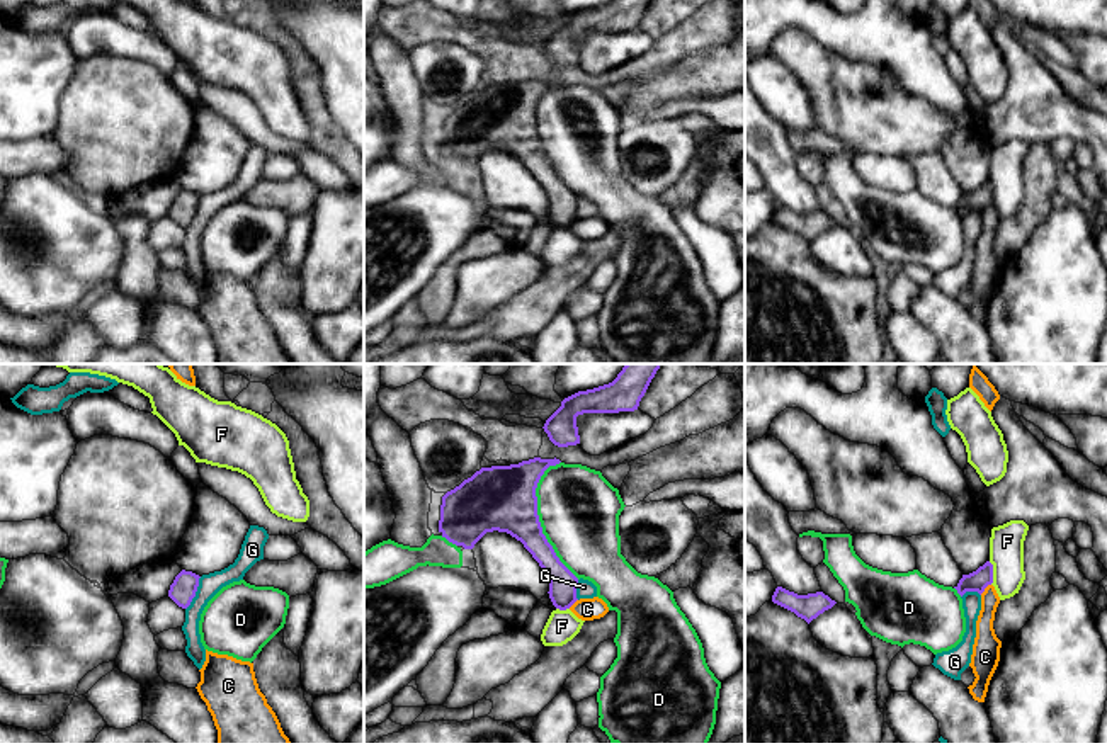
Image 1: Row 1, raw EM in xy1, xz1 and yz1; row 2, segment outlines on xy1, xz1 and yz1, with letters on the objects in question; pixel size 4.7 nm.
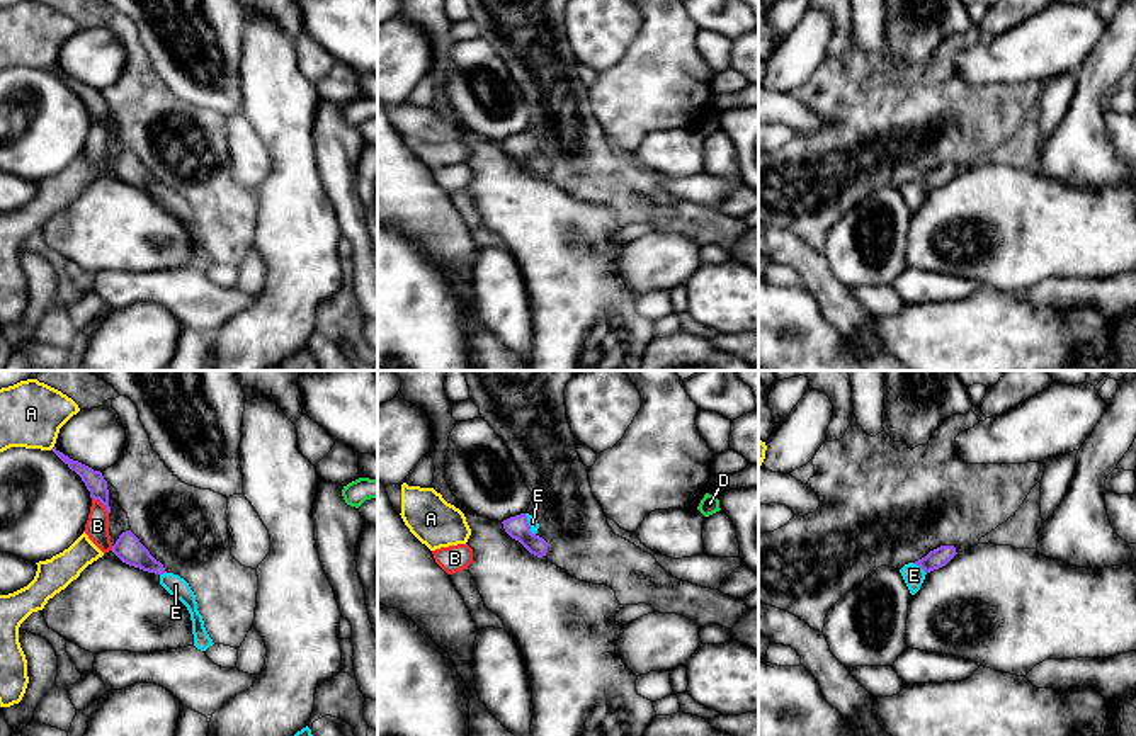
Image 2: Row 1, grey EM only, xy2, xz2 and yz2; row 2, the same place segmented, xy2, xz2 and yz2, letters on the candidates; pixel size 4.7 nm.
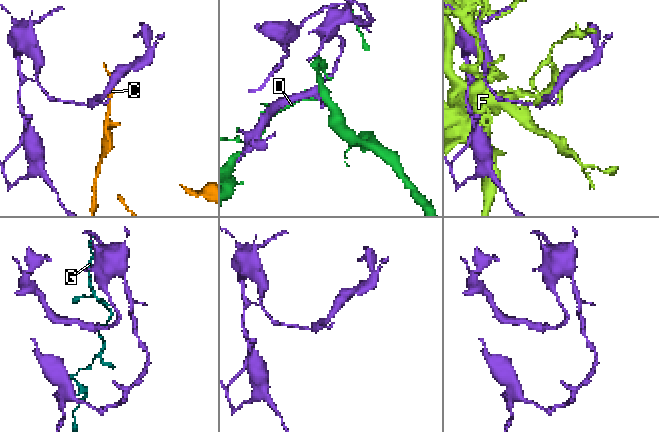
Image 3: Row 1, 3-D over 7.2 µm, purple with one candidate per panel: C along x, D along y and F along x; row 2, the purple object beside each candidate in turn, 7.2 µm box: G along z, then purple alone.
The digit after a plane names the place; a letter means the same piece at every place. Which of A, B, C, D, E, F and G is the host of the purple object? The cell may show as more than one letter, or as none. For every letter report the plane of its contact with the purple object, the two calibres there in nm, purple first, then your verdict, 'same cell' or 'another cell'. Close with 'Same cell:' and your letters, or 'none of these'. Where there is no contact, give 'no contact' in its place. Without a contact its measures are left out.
A: no contact | another cell
B: xy2 | 90/110 nm | another cell
C: yz1 | 100/100 nm | another cell
D: xz1 | 300/380 nm | another cell
E: yz2 | 90/100 nm | same cell
F: yz1 | 100/160 nm | another cell
G: xy1 | 120/100 nm | another cell
Same cell: E

